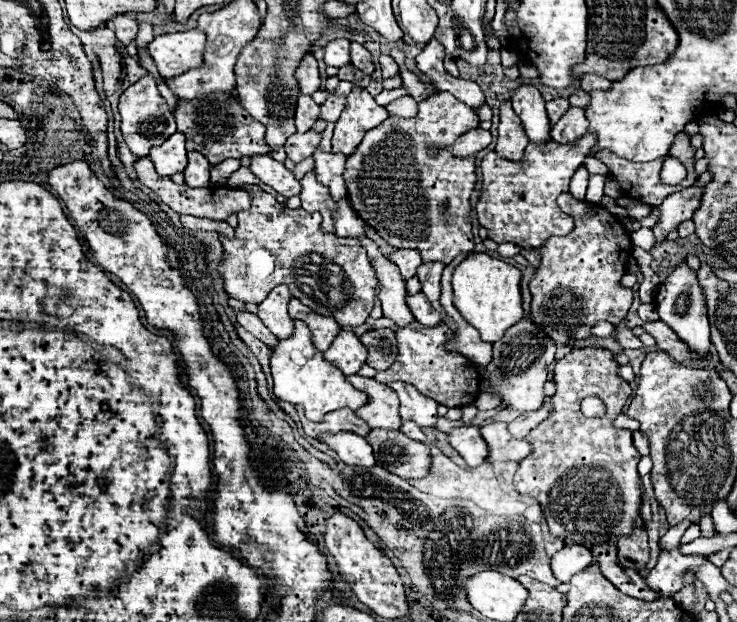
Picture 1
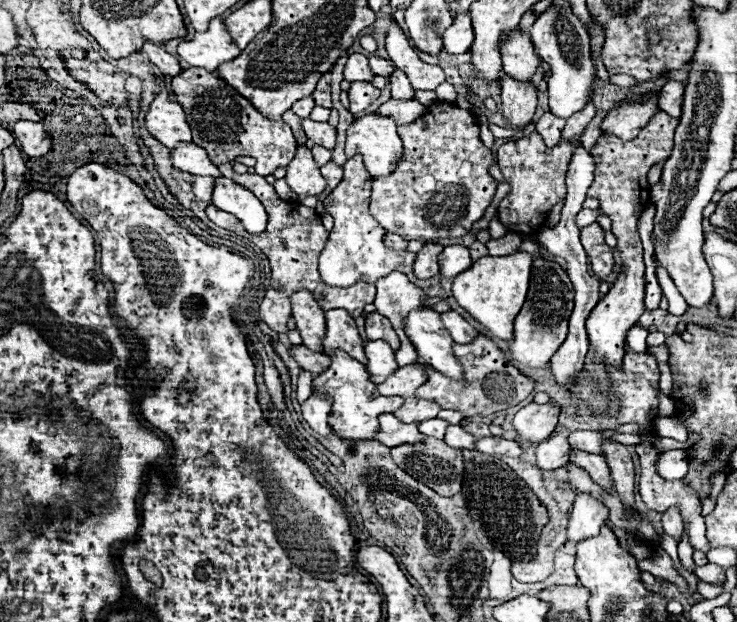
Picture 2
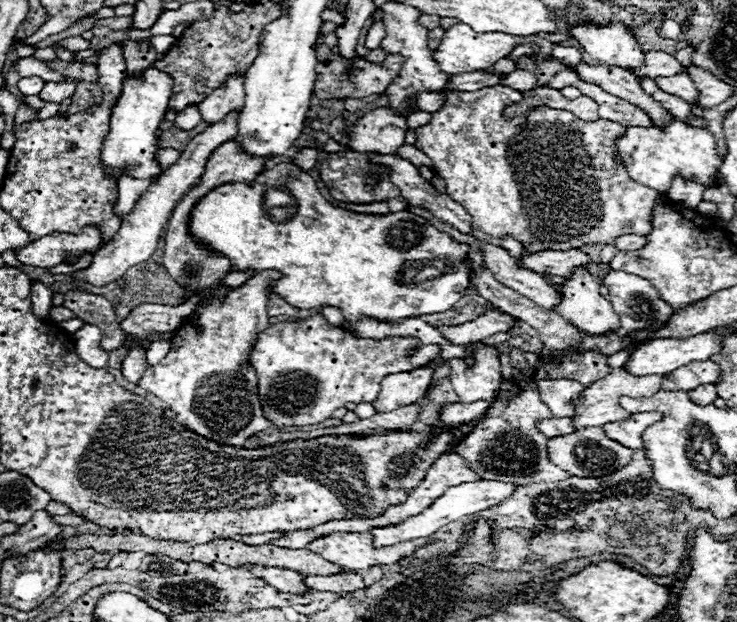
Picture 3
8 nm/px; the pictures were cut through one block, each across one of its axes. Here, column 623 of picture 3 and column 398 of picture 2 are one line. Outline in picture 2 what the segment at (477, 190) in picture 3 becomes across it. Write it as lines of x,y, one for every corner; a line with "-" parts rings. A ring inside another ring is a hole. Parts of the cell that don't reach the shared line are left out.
434,100
420,118
410,124
400,124
398,134
404,144
402,160
394,174
372,180
372,216
378,220
378,224
382,224
382,228
386,228
386,232
394,232
404,240
442,240
468,234
472,224
484,216
484,210
490,206
496,192
496,180
488,174
492,152
480,142
478,118
464,108
458,108
454,102

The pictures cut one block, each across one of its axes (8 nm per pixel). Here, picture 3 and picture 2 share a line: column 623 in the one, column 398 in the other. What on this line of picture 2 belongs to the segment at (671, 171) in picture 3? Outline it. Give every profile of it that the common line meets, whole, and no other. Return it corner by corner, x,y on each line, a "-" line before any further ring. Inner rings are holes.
376,112
360,116
354,120
354,124
346,132
346,156
364,156
366,170
372,176
388,176
396,170
400,158
402,158
402,140
396,132
396,122
388,116
380,116

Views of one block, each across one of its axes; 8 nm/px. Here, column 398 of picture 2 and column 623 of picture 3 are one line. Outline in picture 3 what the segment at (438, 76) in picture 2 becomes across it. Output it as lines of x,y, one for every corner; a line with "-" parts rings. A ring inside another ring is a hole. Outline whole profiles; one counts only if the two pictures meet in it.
586,24
572,28
570,34
598,62
598,66
618,66
624,70
644,66
642,48
620,24
610,24
604,28

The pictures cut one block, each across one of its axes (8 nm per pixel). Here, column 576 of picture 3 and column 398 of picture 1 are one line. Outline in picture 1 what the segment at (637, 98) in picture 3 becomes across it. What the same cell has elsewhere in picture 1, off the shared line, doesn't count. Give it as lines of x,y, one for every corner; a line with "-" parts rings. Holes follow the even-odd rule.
380,56
380,66
382,66
382,76
384,78
394,78
394,76
398,76
398,72
400,72
400,68
398,68
398,64
394,62
394,58
392,56

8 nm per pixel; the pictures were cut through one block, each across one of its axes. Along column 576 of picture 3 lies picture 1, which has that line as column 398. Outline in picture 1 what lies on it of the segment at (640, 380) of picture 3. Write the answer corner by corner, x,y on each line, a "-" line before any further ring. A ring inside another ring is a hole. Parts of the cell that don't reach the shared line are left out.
346,376
346,380
366,392
370,396
370,402
364,408
356,410
356,416
360,416
362,420
368,422
370,428
390,428
390,430
398,430
402,424
400,418
400,404
398,404
398,394
382,382
376,382
374,378
364,378
364,376

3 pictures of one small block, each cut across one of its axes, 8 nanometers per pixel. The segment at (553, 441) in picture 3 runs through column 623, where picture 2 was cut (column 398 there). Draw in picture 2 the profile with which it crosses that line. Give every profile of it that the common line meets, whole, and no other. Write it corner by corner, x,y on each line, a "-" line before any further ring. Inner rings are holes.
426,438
422,444
406,444
402,448
392,448
390,450
392,460
396,462
398,468
402,468
406,474
416,478
418,482
426,484
440,496
454,496
462,488
462,472
464,472
464,458
462,452
456,448
450,448
444,444
444,440
434,440

